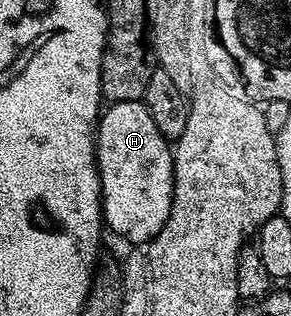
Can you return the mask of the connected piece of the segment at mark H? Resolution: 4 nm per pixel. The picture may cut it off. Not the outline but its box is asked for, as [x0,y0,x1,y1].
[97,100,173,246]

